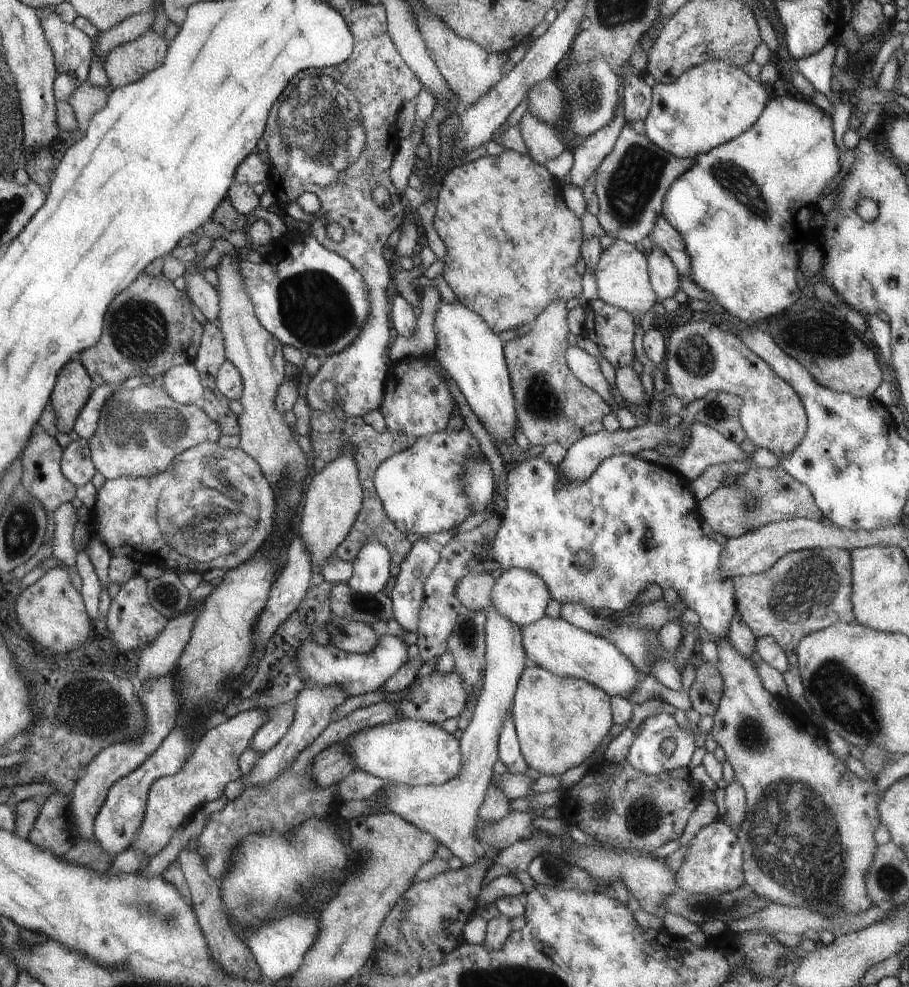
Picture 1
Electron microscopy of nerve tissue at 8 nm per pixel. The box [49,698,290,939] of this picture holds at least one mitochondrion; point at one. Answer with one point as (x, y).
(148, 908)

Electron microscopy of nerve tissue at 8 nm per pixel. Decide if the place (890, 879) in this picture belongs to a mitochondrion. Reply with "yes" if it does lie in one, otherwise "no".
yes

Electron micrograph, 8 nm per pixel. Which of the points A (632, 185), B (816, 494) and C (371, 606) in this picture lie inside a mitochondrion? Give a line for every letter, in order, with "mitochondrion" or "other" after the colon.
A: mitochondrion
B: other
C: mitochondrion

